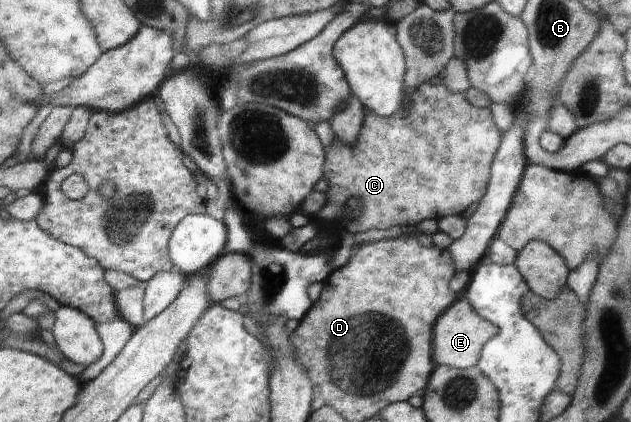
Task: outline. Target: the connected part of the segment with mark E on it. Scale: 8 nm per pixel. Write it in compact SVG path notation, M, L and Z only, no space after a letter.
M459 299L449 311L443 314L435 326L434 333L434 360L439 365L447 367L470 368L478 365L485 346L495 335L499 333L499 328L490 320L483 319L468 299Z

